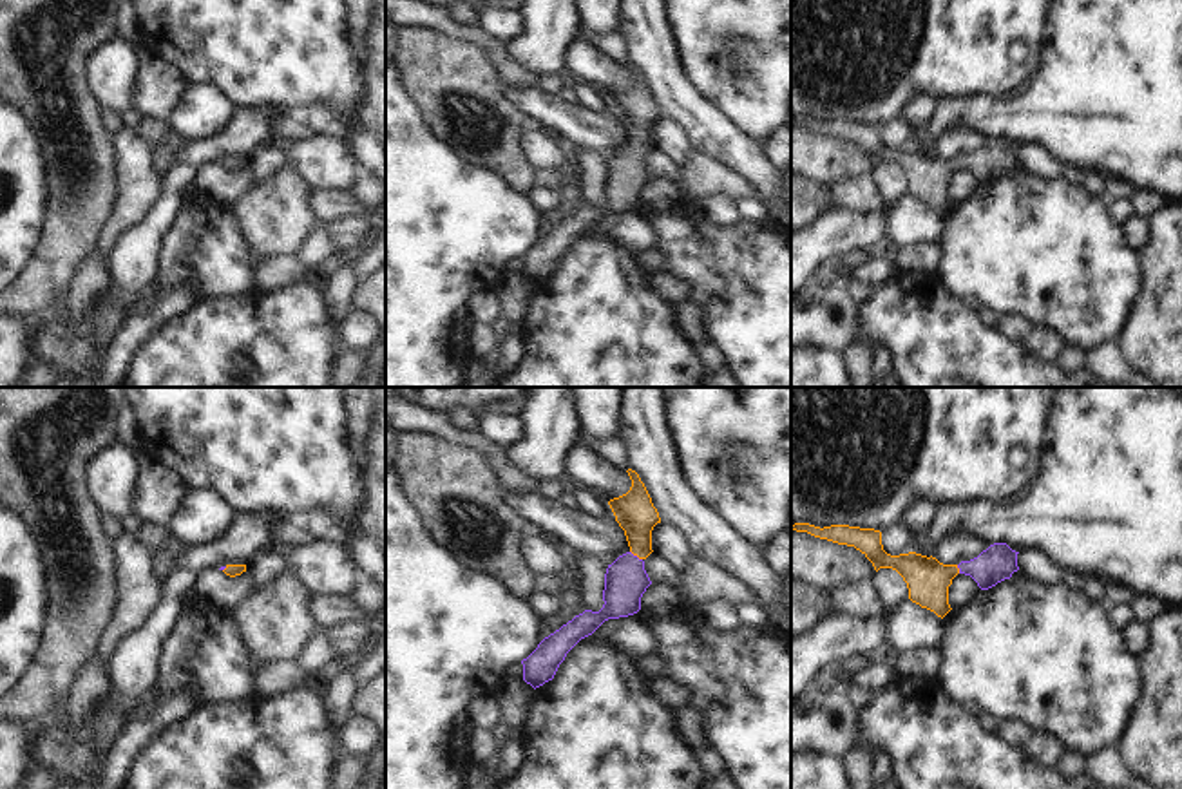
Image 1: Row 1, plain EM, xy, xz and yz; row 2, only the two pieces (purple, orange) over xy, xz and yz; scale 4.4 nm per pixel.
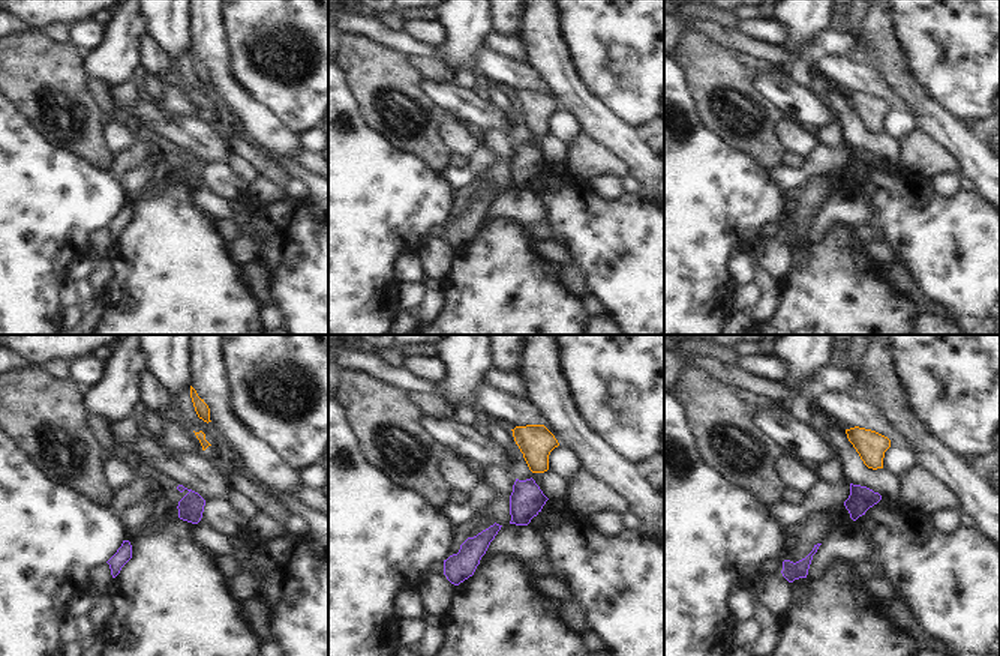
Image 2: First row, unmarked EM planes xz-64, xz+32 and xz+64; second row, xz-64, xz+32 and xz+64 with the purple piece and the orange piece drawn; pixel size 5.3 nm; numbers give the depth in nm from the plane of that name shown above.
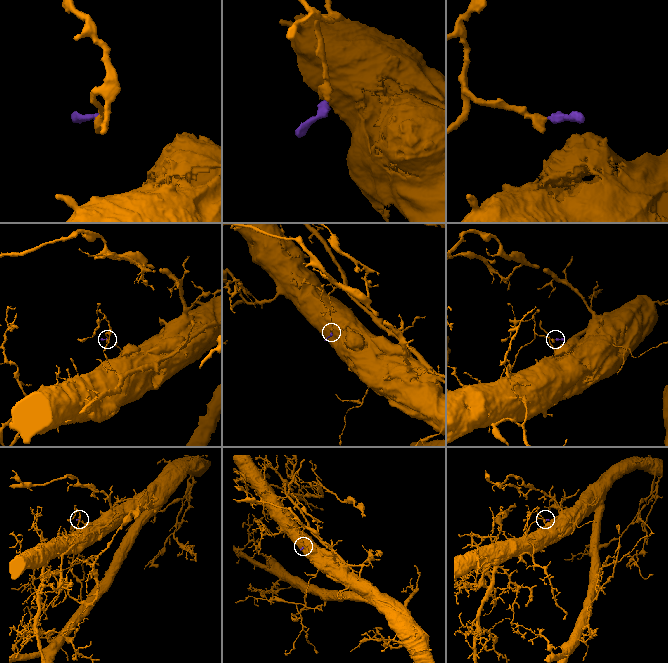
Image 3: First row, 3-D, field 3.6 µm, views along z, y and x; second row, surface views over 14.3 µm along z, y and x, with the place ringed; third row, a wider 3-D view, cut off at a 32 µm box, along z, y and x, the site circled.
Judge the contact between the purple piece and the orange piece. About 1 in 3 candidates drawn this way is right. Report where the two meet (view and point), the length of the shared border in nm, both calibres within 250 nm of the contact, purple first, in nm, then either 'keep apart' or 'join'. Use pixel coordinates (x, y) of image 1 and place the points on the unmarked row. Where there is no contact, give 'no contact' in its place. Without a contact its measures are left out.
meets purple in xz at (636, 151); contact 70 nm long; 190 nm thick on the purple side, 180 nm on the other; join

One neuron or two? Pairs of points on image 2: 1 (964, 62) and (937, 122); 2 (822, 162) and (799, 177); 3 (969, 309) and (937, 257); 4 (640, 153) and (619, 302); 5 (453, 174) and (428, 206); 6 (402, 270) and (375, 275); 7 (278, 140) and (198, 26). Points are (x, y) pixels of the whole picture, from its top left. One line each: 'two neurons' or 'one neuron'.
1: two neurons
2: one neuron
3: one neuron
4: two neurons
5: two neurons
6: two neurons
7: one neuron

